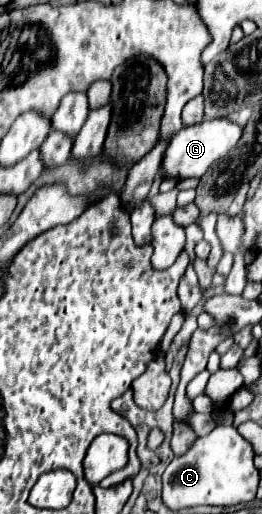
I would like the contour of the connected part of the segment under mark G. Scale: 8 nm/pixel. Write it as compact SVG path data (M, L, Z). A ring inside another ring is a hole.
M213 118L213 120L205 120L201 124L195 126L183 126L181 132L177 132L177 136L173 136L173 140L169 142L167 150L165 150L165 158L161 160L161 176L163 178L201 178L207 168L221 160L241 138L241 128L233 122L229 122L227 118Z

